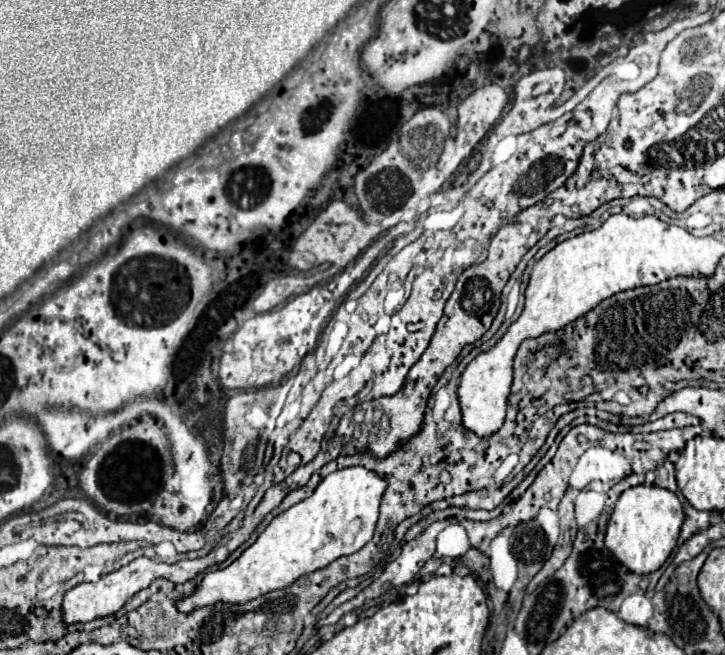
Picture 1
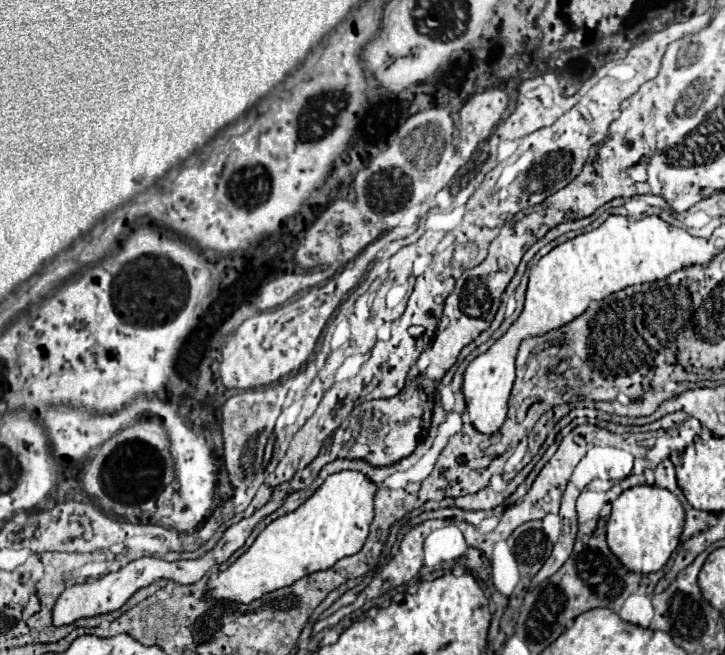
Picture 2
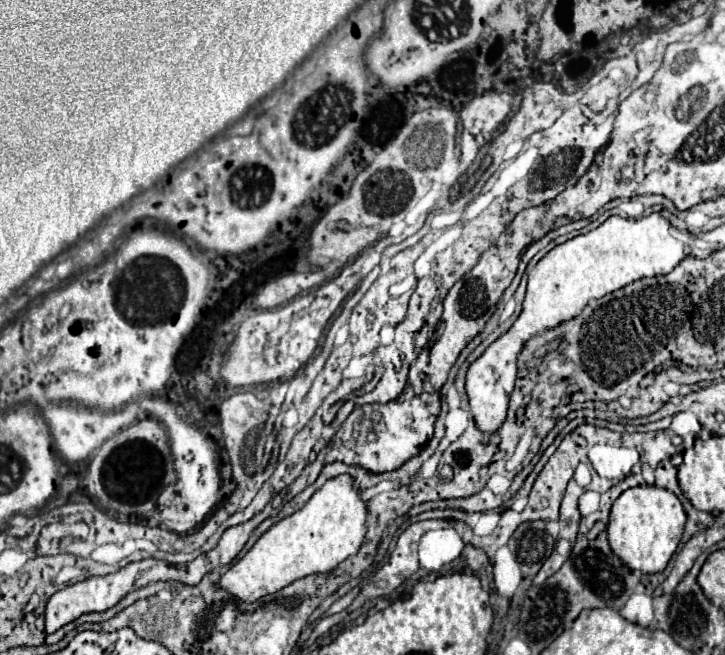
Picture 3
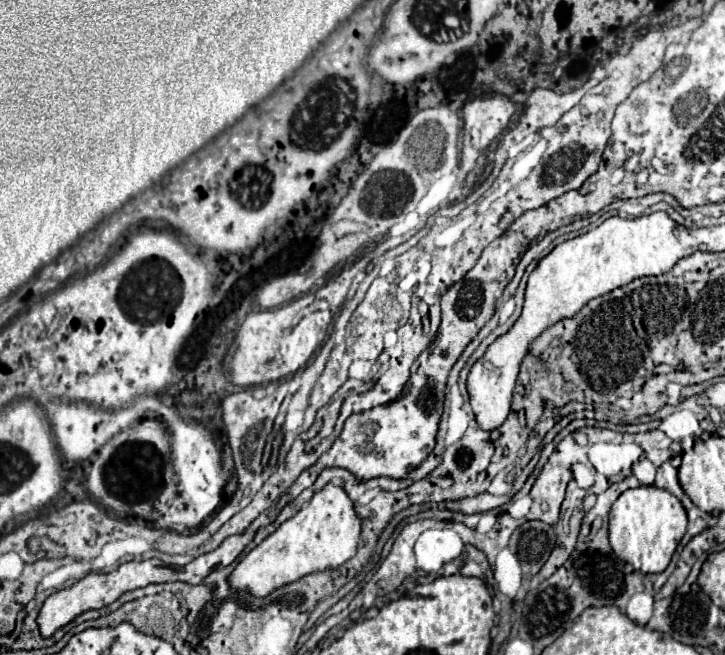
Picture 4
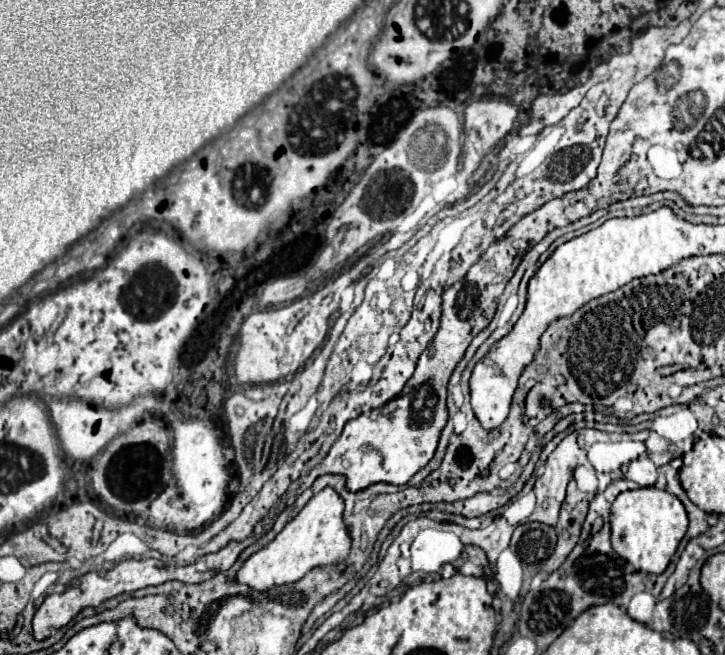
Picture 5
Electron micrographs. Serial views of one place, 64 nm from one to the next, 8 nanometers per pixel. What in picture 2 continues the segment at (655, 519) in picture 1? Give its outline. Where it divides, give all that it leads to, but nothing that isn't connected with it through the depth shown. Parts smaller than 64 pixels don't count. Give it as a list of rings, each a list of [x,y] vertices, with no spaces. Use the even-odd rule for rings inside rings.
[[[634,486],[624,490],[612,504],[612,514],[608,518],[606,542],[612,554],[628,566],[632,572],[650,574],[658,572],[678,546],[680,532],[684,526],[684,508],[680,500],[658,486]]]

